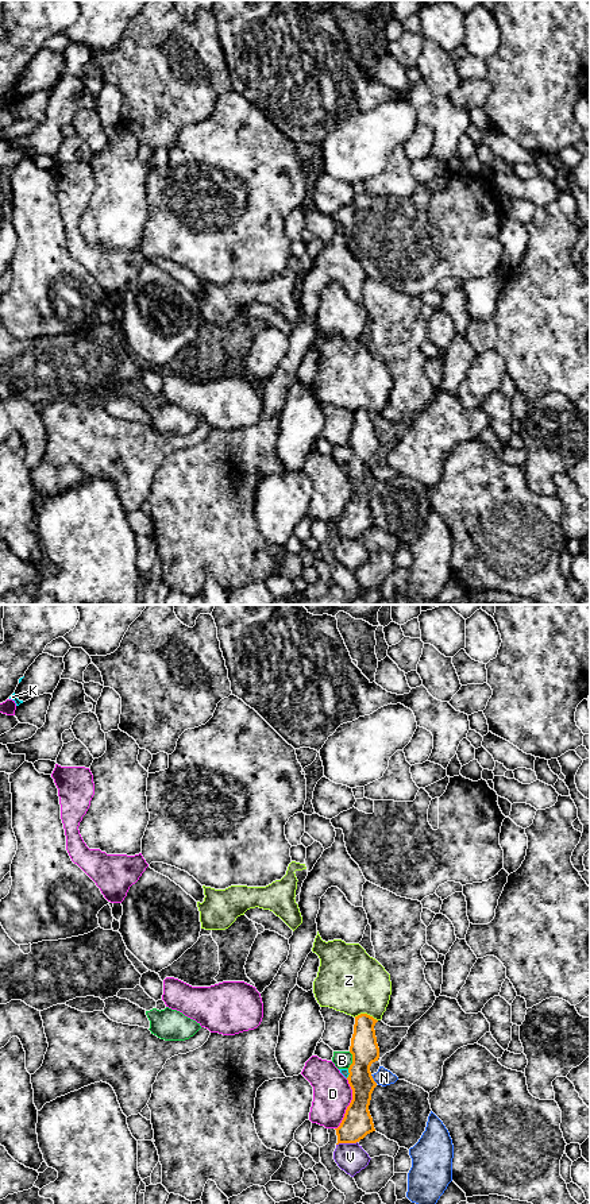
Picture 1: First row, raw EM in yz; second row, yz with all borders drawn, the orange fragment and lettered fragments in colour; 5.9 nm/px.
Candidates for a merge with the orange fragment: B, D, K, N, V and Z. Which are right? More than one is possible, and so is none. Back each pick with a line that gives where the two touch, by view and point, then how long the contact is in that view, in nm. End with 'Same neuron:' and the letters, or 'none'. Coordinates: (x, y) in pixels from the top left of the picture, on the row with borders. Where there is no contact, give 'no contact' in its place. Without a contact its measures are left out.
Same neuron: none

